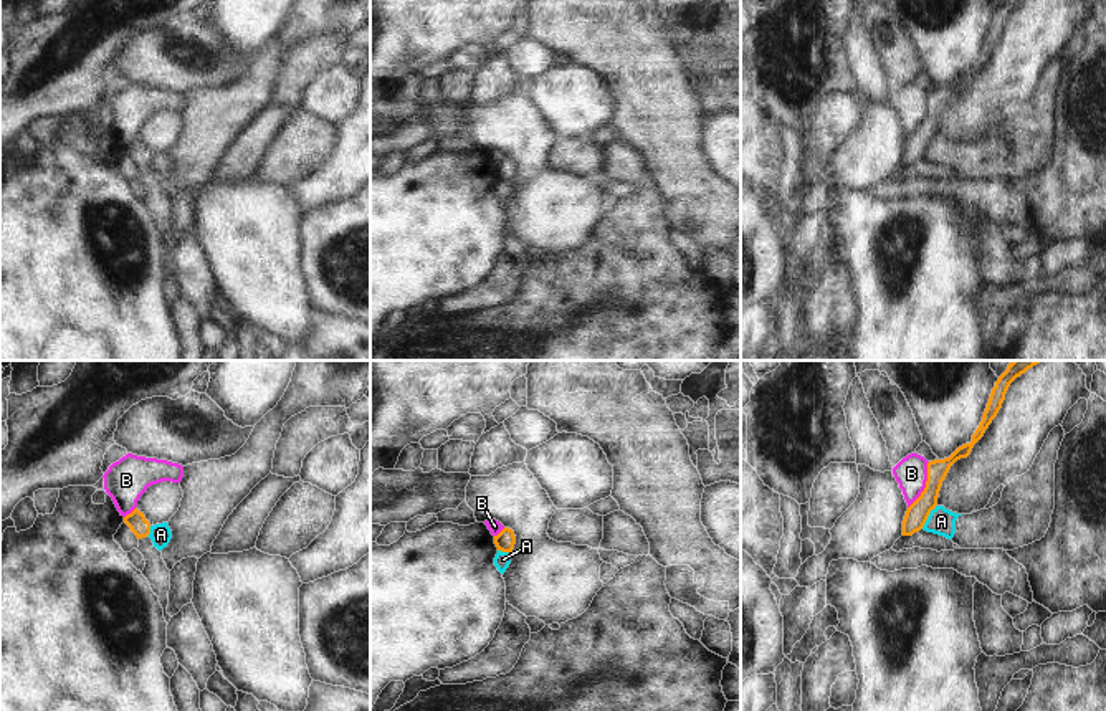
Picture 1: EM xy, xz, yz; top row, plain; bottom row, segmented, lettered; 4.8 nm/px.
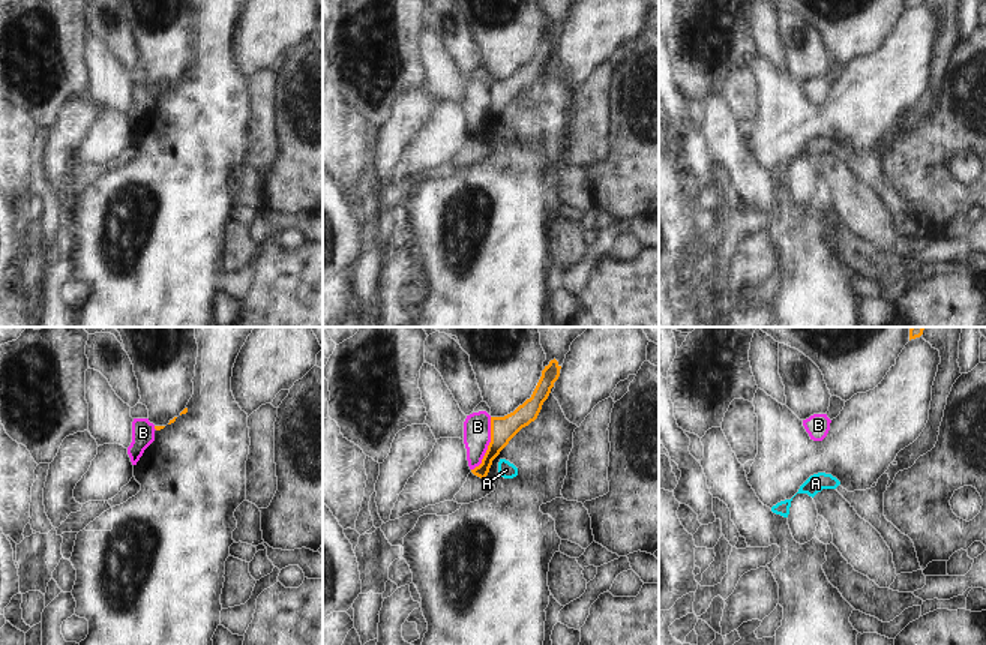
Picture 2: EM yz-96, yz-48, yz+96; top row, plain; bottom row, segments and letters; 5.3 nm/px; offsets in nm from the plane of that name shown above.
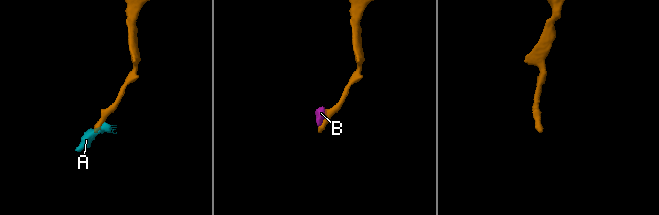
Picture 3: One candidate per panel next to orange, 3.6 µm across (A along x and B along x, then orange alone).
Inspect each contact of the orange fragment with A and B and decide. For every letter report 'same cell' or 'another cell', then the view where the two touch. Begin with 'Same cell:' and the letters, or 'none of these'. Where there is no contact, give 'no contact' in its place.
Same cell: none of these
A: another cell | yz
B: another cell | yz

